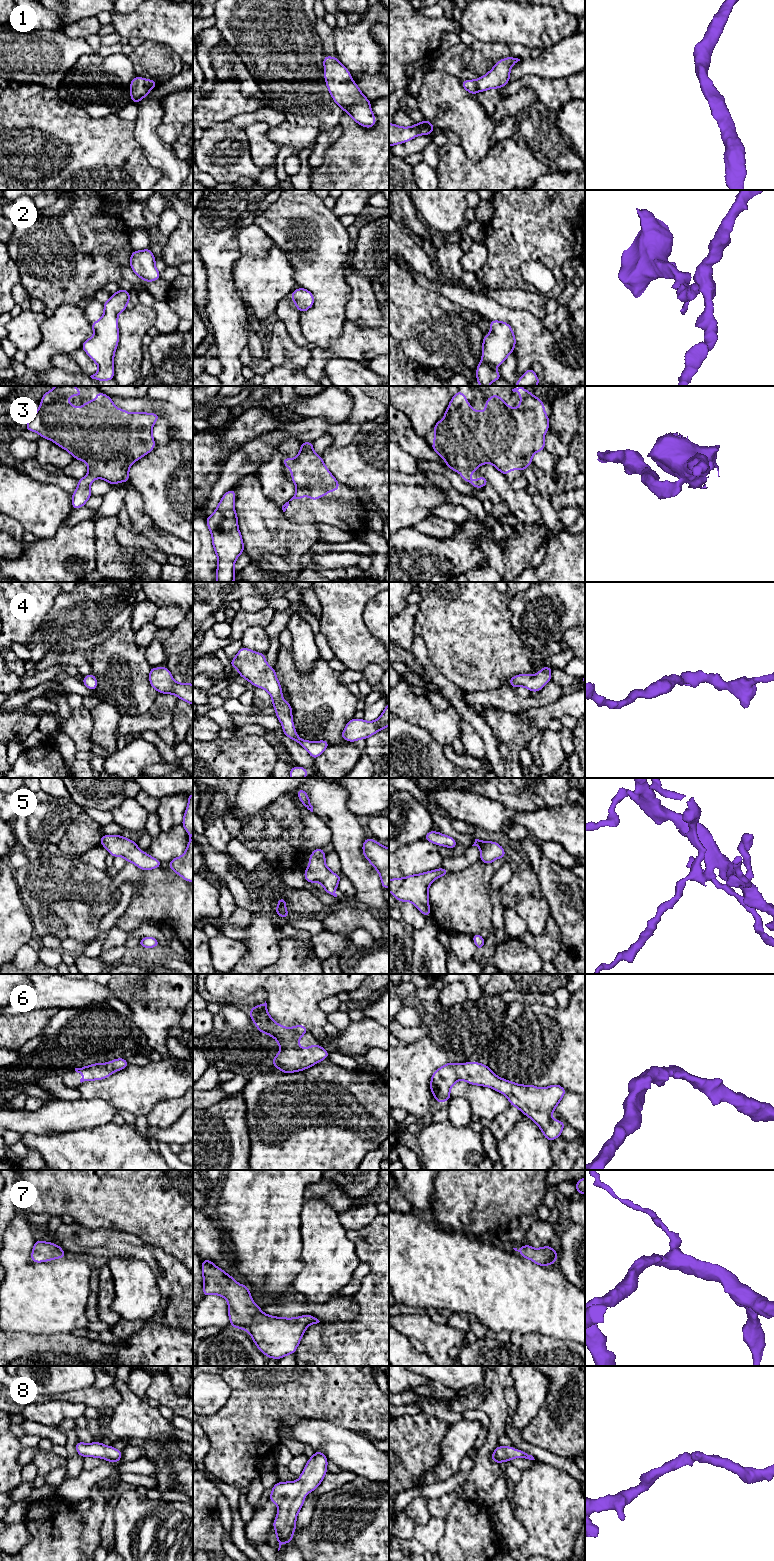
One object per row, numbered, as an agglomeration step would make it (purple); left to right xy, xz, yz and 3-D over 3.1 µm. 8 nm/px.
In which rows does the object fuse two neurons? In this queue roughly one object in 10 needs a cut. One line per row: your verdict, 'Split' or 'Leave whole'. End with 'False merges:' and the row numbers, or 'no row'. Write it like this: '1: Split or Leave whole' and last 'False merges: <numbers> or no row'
1: Leave whole
2: Leave whole
3: Leave whole
4: Leave whole
5: Leave whole
6: Leave whole
7: Leave whole
8: Leave whole
False merges: no row

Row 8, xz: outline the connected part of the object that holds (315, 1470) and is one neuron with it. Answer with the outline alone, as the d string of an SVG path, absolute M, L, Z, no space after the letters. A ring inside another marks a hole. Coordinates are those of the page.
M321 1451L308 1459L298 1481L278 1482L272 1487L269 1500L278 1506L277 1516L273 1522L278 1551L284 1543L292 1543L296 1529L296 1518L300 1512L305 1495L314 1491L327 1473L327 1457Z

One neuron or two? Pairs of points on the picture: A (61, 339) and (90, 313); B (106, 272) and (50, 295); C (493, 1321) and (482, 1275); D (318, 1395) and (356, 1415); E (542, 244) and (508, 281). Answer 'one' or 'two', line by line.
A: two
B: one
C: one
D: one
E: one

